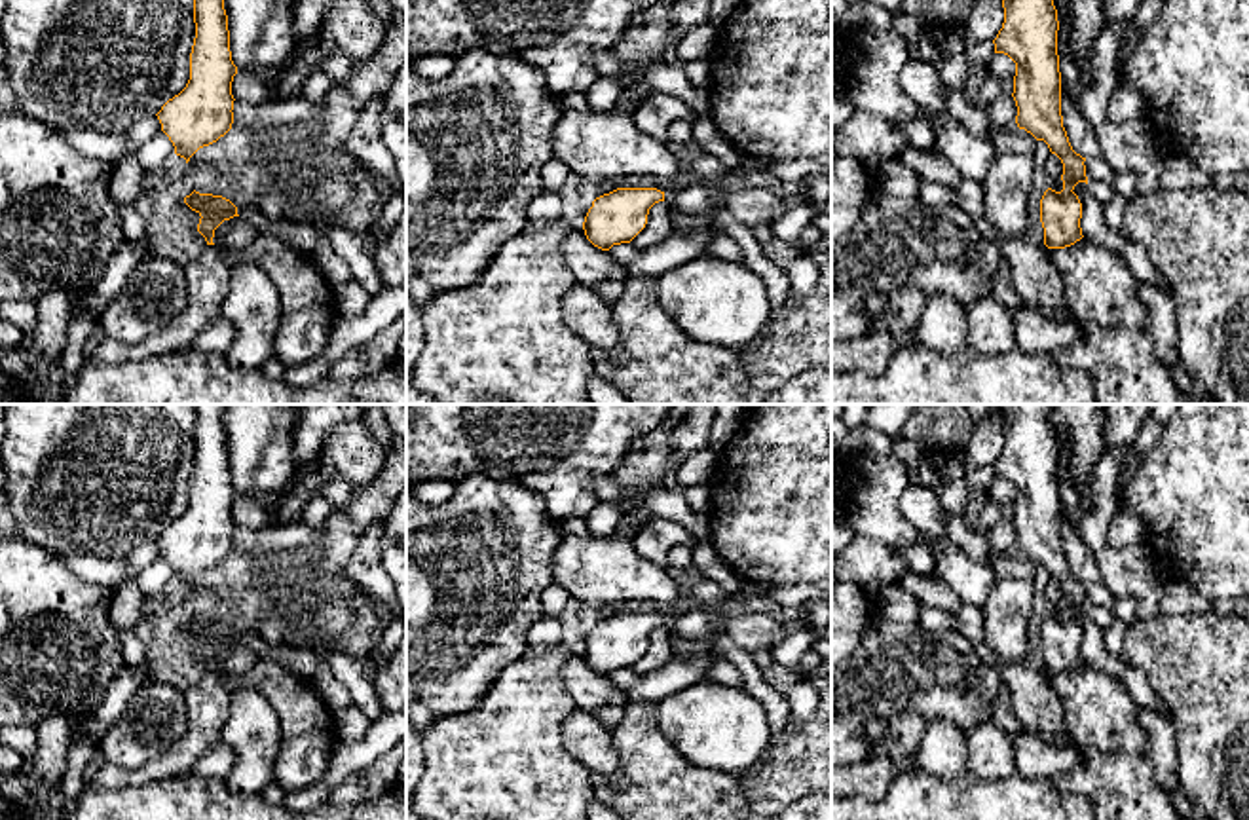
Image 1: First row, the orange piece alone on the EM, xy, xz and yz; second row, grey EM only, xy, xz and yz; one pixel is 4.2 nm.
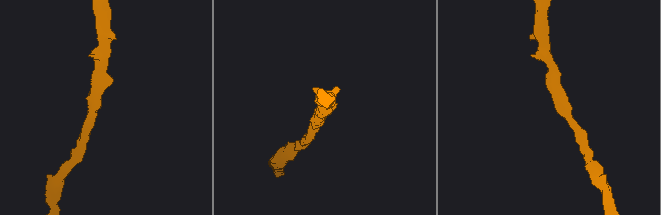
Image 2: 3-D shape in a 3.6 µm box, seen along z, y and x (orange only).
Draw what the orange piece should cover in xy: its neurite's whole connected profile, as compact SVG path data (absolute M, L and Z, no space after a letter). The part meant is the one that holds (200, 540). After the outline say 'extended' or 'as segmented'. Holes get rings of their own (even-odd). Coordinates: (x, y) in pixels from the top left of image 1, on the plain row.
M194 404L196 463L190 478L190 505L156 539L175 579L190 583L224 562L233 549L232 486L224 404Z; as segmented

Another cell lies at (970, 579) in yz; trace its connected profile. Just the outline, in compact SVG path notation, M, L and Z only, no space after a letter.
M907 478L900 501L900 512L936 545L936 573L953 588L962 604L983 607L997 577L989 564L970 558L945 533L945 509L934 490Z

